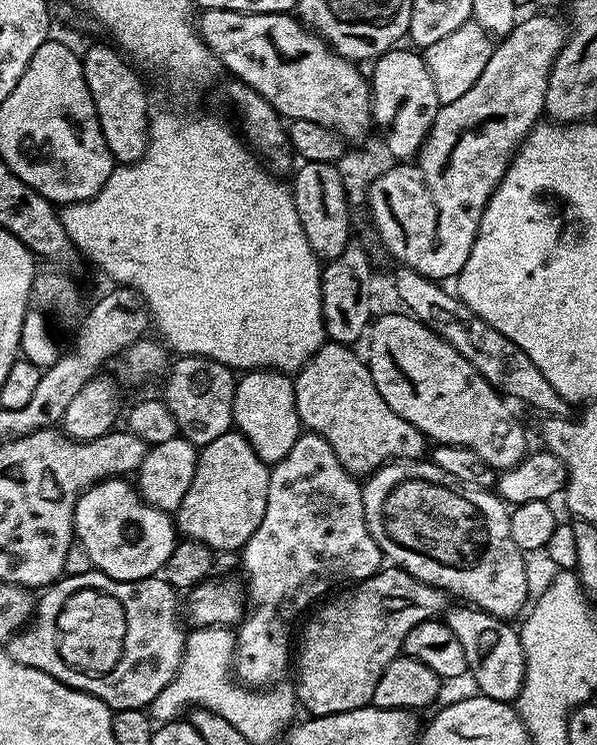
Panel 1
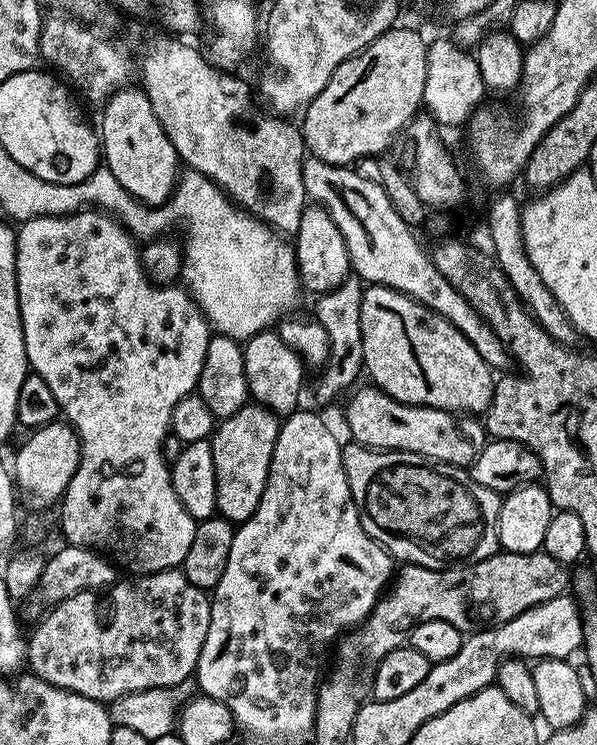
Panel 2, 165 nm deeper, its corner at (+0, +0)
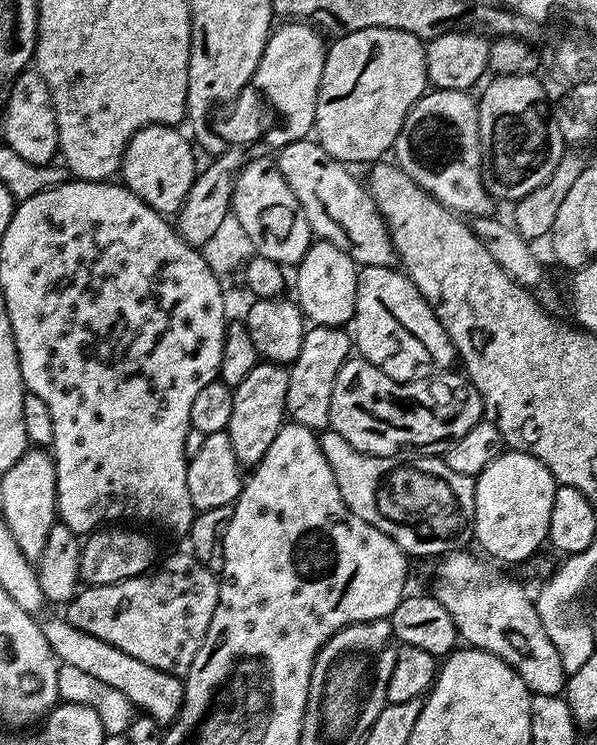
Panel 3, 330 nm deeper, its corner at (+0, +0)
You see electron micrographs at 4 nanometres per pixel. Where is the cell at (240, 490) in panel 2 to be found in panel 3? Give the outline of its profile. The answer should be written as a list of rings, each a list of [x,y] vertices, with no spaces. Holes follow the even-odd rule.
[[[261,362],[254,366],[254,370],[250,370],[250,374],[246,374],[243,382],[238,382],[238,386],[232,389],[234,410],[230,410],[230,422],[226,431],[230,438],[230,446],[234,446],[234,454],[241,466],[254,466],[258,463],[266,454],[266,450],[270,450],[270,442],[274,442],[274,438],[278,438],[278,430],[286,423],[288,410],[286,390],[289,386],[290,378],[288,377],[288,368],[285,365]]]

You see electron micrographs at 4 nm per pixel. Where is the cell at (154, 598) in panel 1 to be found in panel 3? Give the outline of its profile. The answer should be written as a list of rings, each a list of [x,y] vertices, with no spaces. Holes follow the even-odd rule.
[[[191,551],[176,552],[163,560],[164,557],[155,570],[142,576],[110,586],[81,587],[66,605],[66,619],[78,630],[102,638],[102,642],[110,642],[118,646],[118,650],[126,650],[130,658],[138,658],[138,662],[146,662],[146,666],[183,678],[194,662],[194,654],[198,654],[198,646],[202,646],[202,638],[206,638],[206,630],[210,630],[210,618],[214,618],[214,610],[220,601],[220,581],[217,573],[202,566]]]

